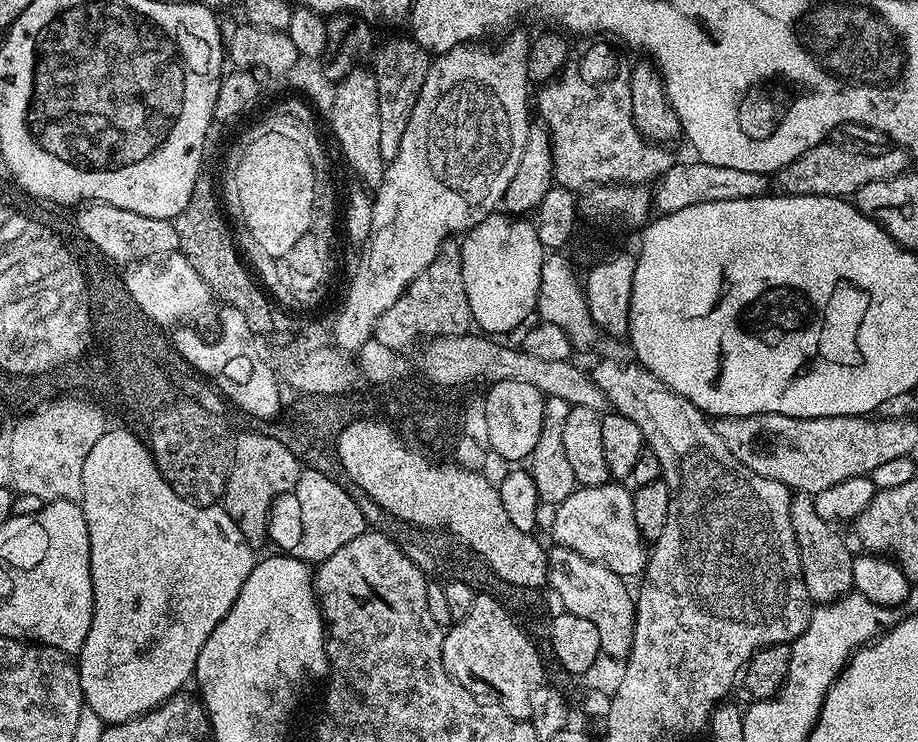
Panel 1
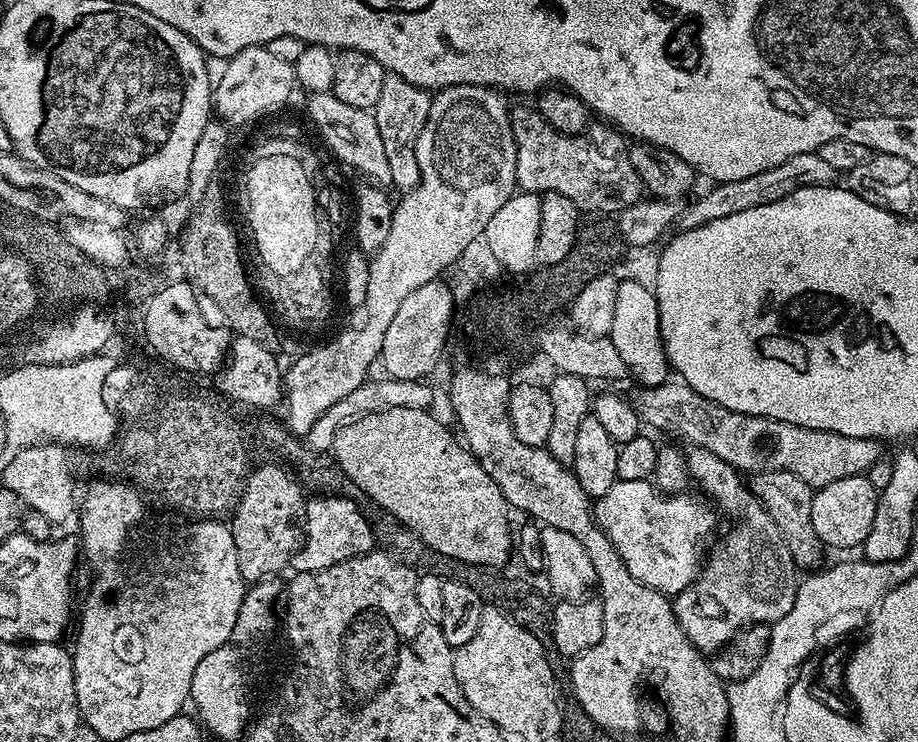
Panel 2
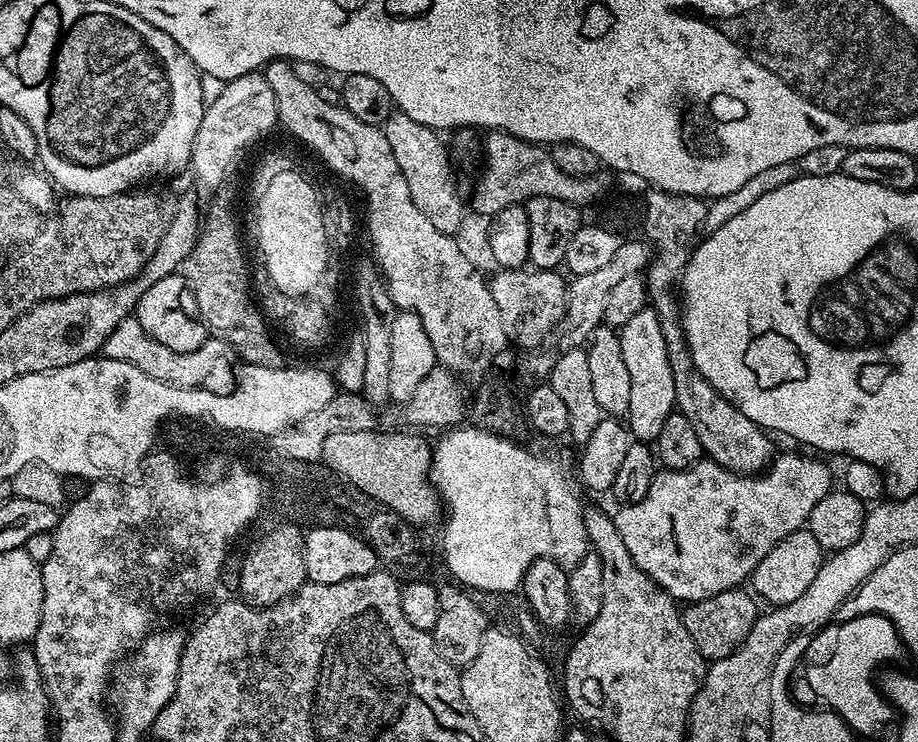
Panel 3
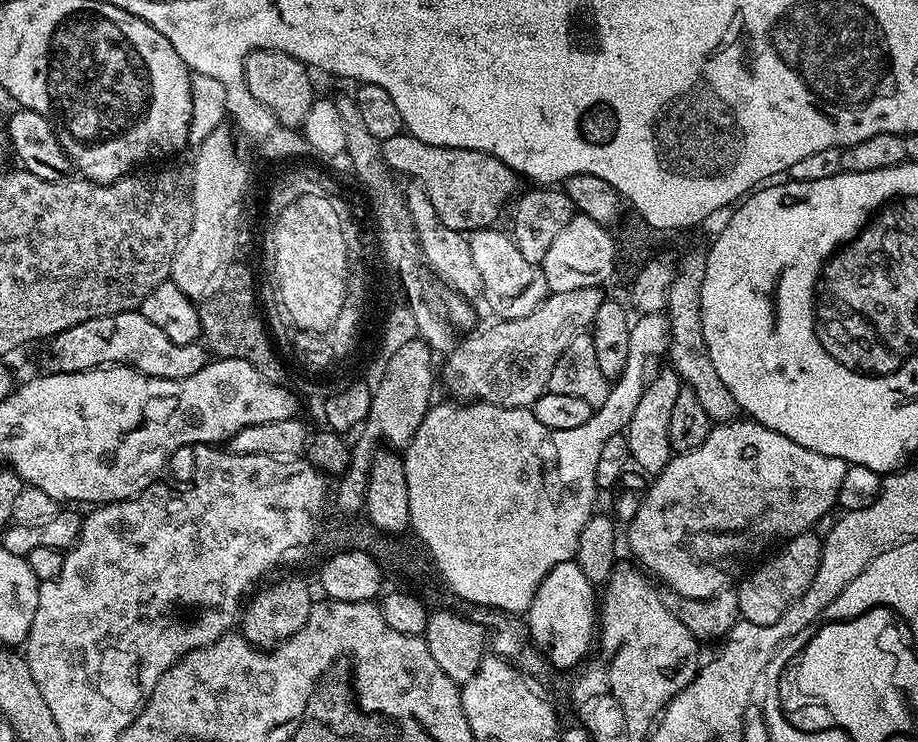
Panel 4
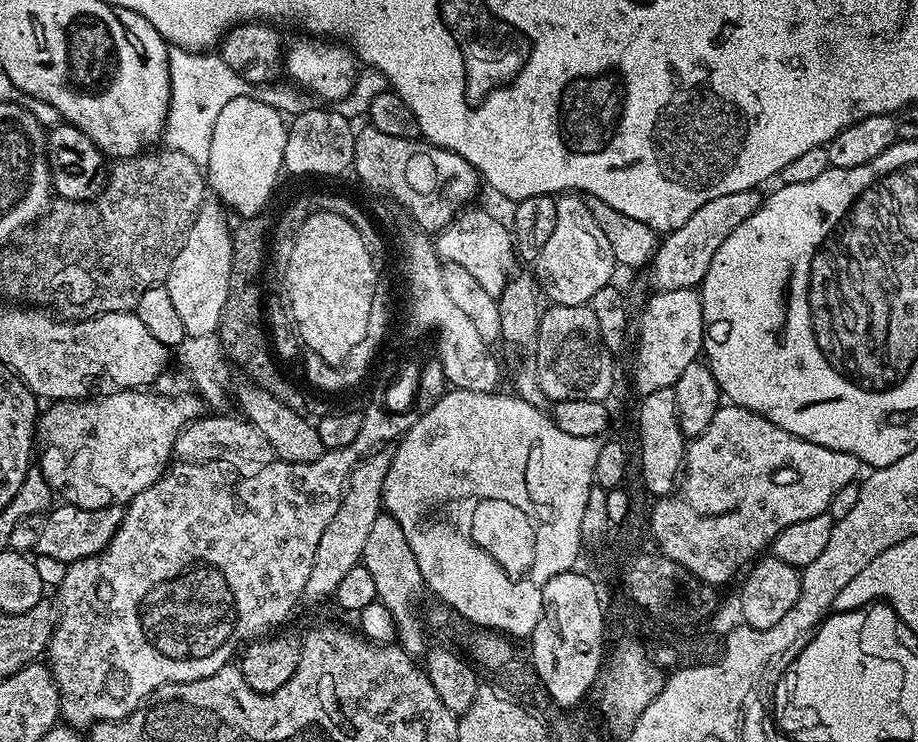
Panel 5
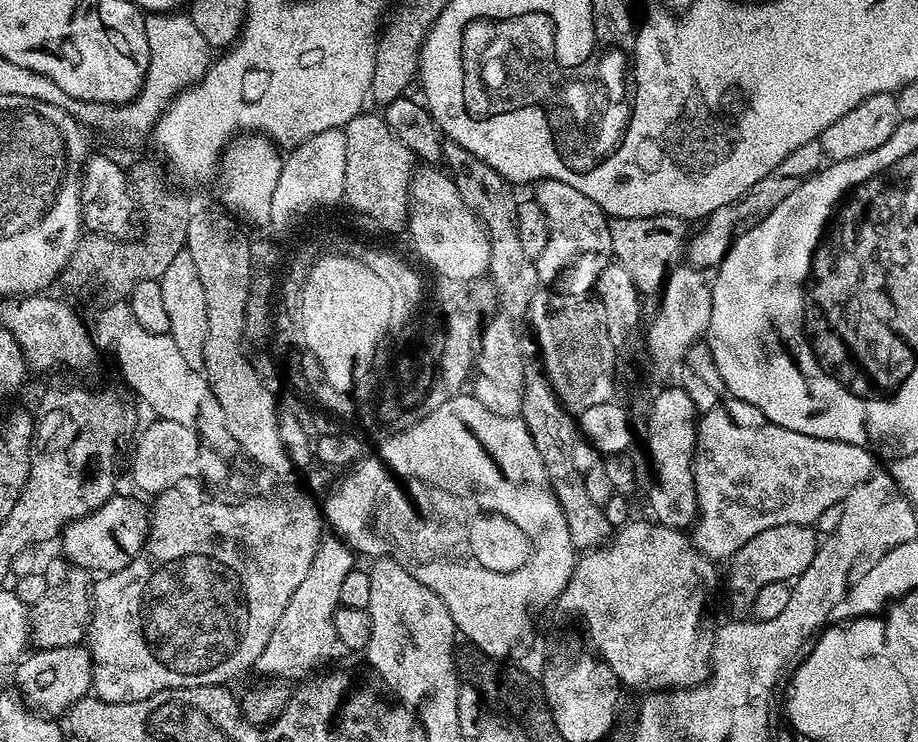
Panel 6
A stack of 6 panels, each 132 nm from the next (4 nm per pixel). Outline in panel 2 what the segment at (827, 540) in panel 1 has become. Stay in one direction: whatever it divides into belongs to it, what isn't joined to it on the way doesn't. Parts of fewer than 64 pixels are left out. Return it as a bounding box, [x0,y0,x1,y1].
[750,470,826,569]

